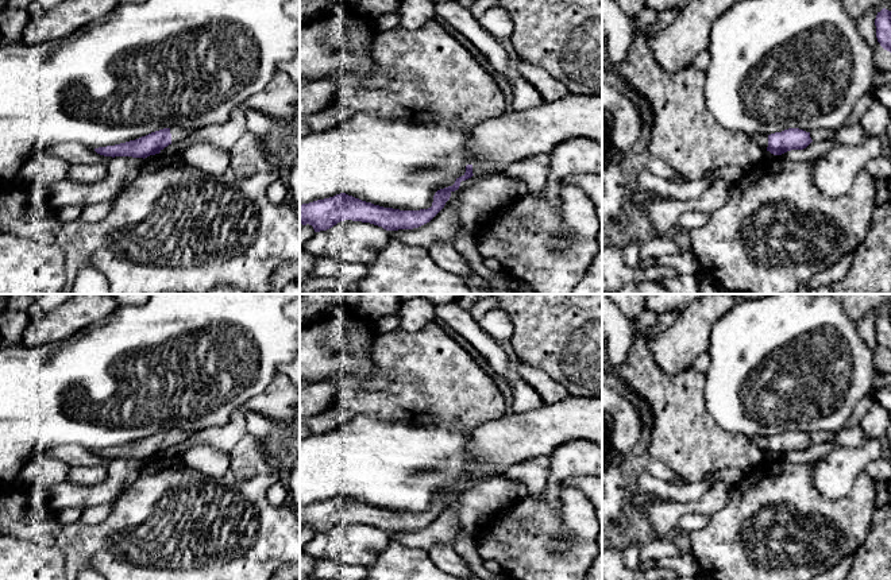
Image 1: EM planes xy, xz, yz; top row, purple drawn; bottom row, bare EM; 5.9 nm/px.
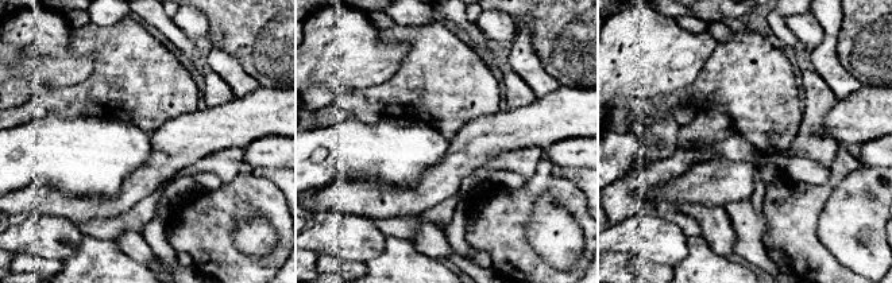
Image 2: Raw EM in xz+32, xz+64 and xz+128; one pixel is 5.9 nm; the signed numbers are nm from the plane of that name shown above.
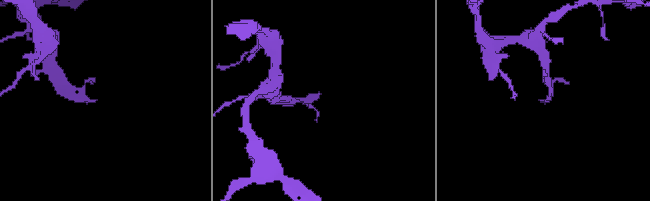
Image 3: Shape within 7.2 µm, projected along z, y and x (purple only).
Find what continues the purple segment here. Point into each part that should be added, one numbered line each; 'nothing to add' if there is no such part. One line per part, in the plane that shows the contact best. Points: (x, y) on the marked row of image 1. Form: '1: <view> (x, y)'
1: xy (178, 134)

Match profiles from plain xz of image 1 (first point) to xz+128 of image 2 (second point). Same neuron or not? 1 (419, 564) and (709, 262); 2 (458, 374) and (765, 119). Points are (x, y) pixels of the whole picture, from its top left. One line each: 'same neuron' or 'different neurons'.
1: same neuron
2: same neuron

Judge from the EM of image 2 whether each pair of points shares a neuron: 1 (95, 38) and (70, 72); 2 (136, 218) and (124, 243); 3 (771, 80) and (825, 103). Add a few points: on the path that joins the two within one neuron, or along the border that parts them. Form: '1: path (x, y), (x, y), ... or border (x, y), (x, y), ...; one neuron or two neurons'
1: border (72, 28), (70, 47), (93, 57), (74, 85); two neurons
2: border (141, 232), (123, 231), (114, 240); two neurons
3: border (802, 89), (800, 124); two neurons

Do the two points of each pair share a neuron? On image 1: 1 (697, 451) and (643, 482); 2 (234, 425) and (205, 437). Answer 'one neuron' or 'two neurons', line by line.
1: two neurons
2: one neuron

